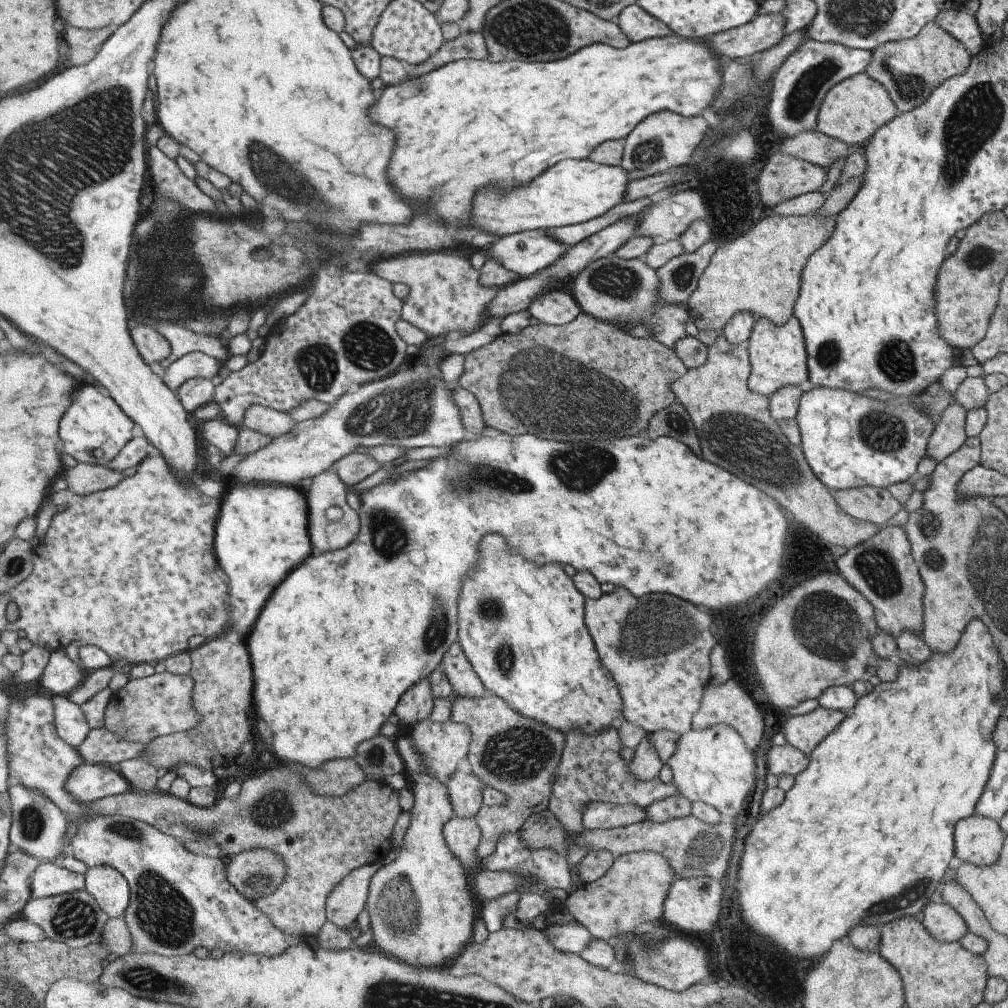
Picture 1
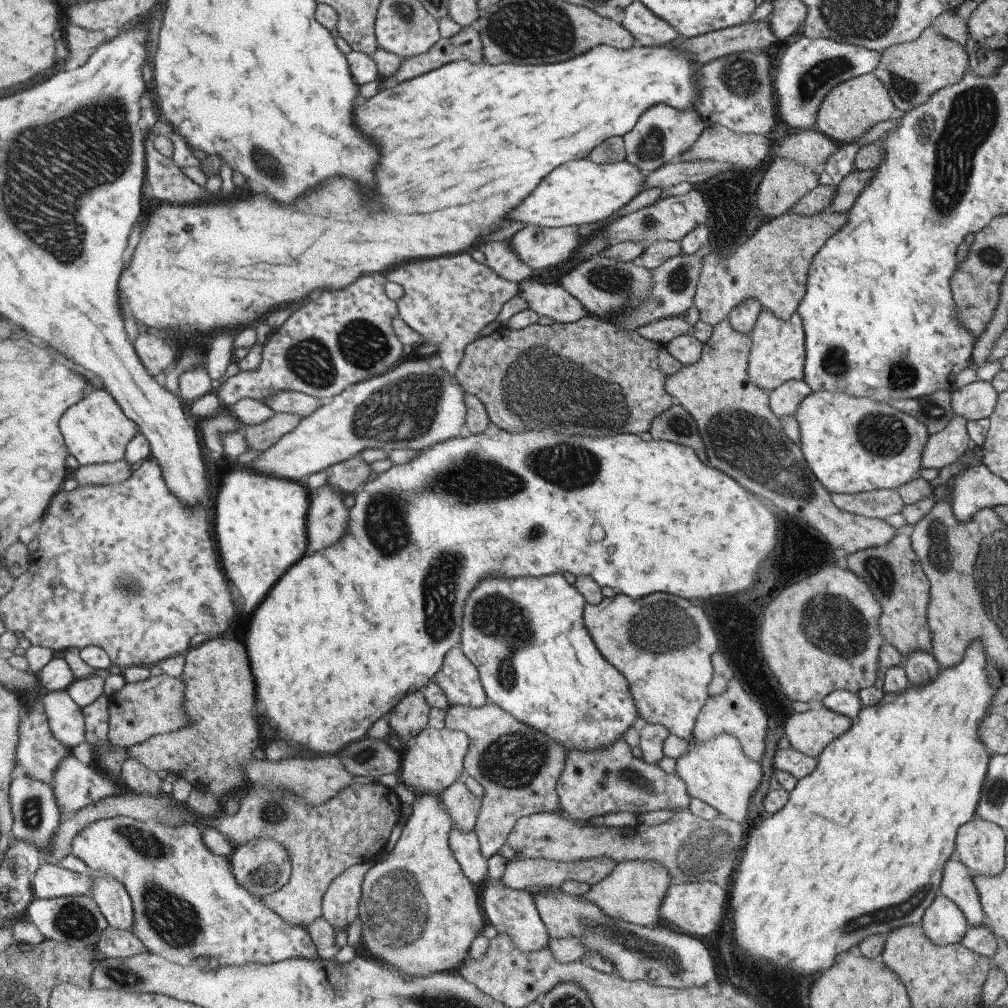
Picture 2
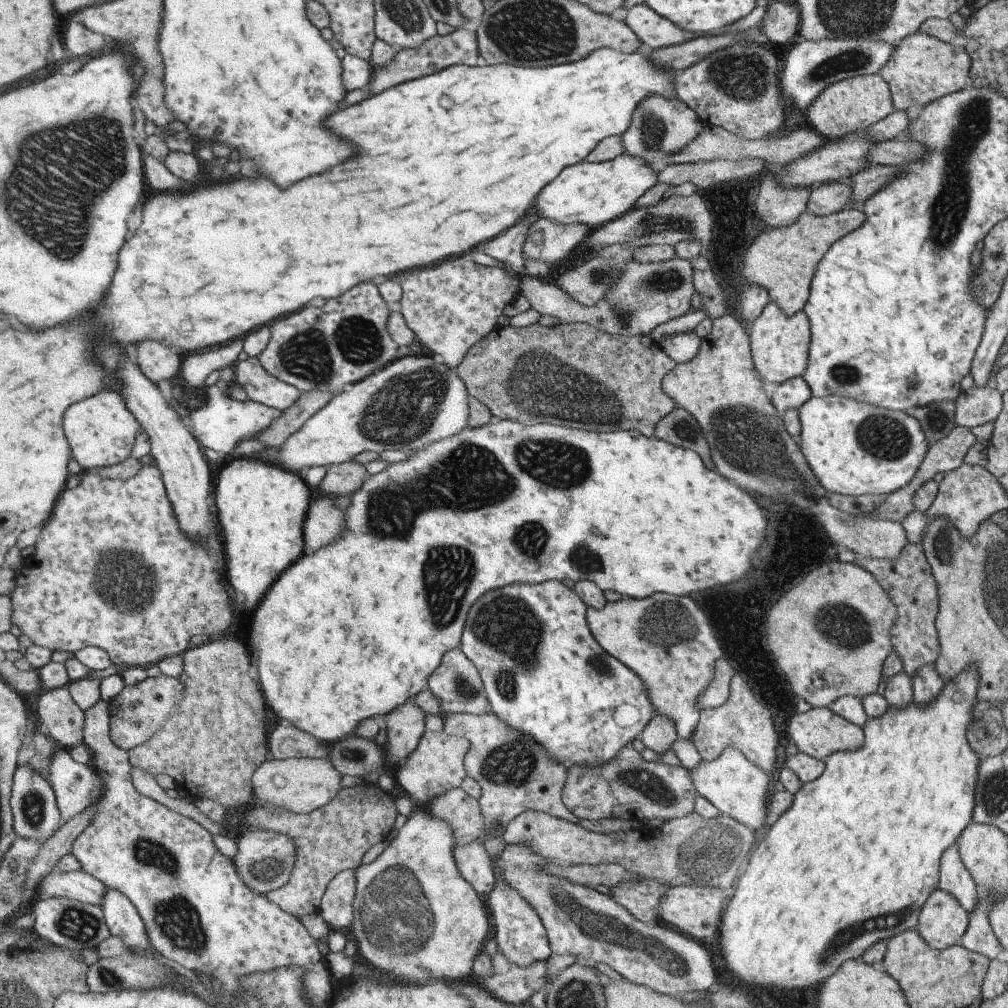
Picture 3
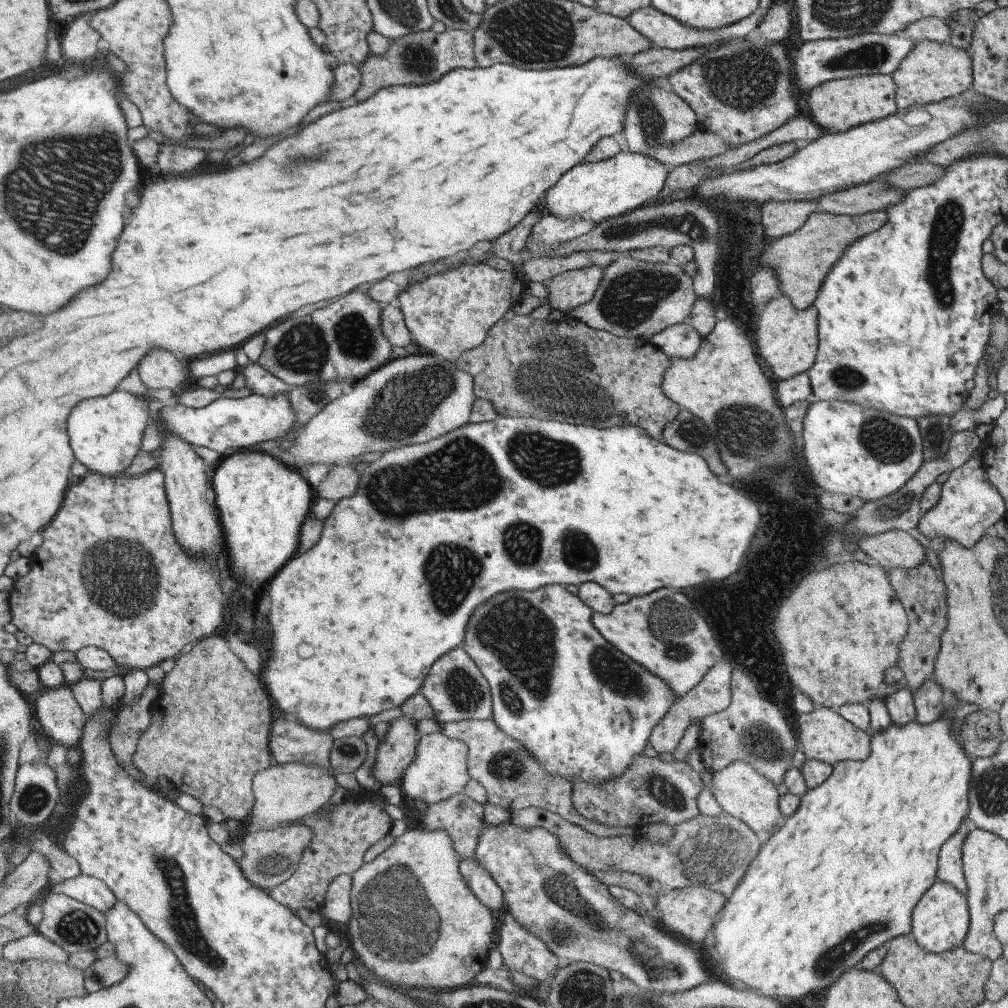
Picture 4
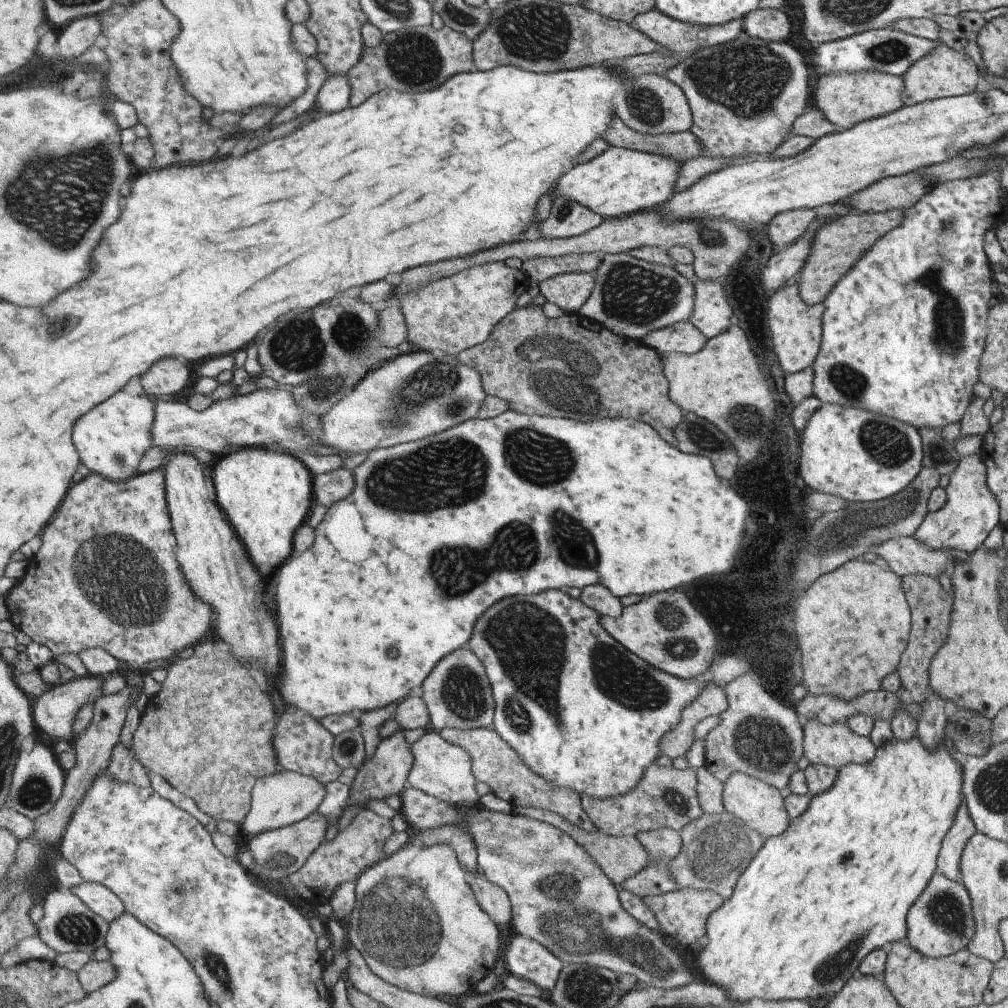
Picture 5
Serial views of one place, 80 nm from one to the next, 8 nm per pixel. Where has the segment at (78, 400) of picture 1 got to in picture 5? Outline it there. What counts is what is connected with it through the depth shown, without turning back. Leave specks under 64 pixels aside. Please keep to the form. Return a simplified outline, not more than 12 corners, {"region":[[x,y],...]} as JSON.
{"region":[[119,391],[77,422],[82,462],[112,481],[139,473],[157,401]]}

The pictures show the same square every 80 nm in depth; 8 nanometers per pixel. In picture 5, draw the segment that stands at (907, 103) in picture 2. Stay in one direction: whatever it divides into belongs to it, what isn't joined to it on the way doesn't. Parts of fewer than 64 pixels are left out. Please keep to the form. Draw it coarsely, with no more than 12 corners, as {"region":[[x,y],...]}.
{"region":[[939,42],[902,75],[903,105],[980,88],[976,64]]}

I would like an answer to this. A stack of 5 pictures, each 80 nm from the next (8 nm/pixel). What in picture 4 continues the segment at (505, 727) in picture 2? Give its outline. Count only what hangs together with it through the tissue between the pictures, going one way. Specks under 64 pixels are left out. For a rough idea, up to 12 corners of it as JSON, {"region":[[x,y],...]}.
{"region":[[493,718],[447,723],[468,744],[485,801],[539,807],[595,836],[637,836],[584,817],[573,782],[549,774]]}

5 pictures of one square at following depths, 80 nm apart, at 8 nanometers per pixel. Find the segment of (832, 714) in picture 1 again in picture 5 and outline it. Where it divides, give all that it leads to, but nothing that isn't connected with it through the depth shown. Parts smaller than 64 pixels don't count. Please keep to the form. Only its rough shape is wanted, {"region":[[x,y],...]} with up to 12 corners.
{"region":[[803,722],[800,755],[840,769],[875,749],[846,723]]}

